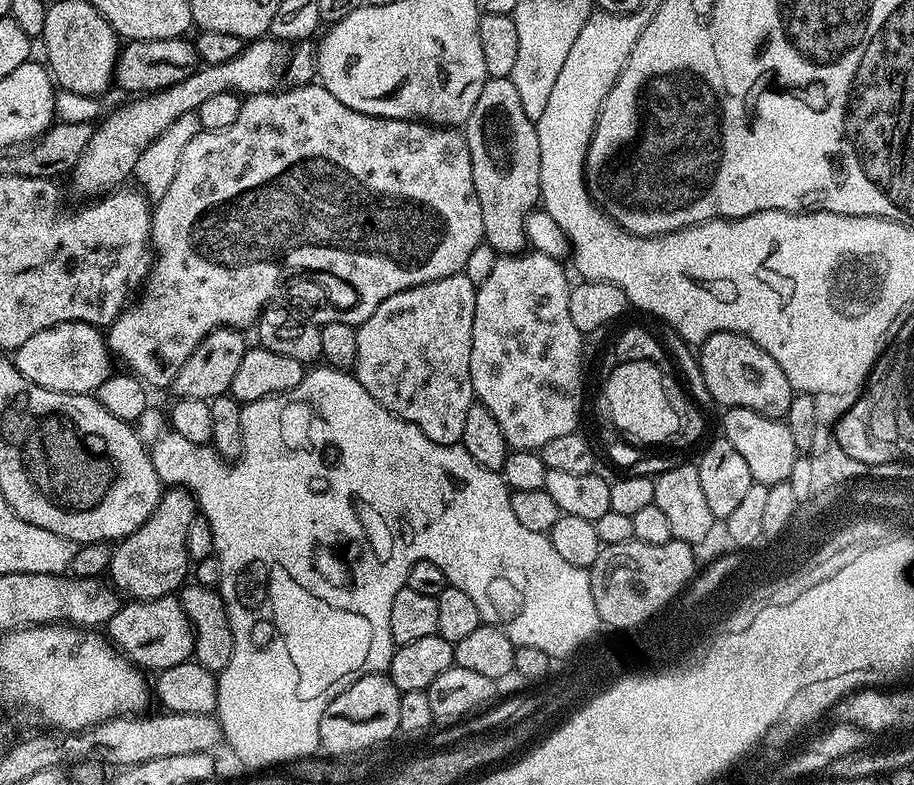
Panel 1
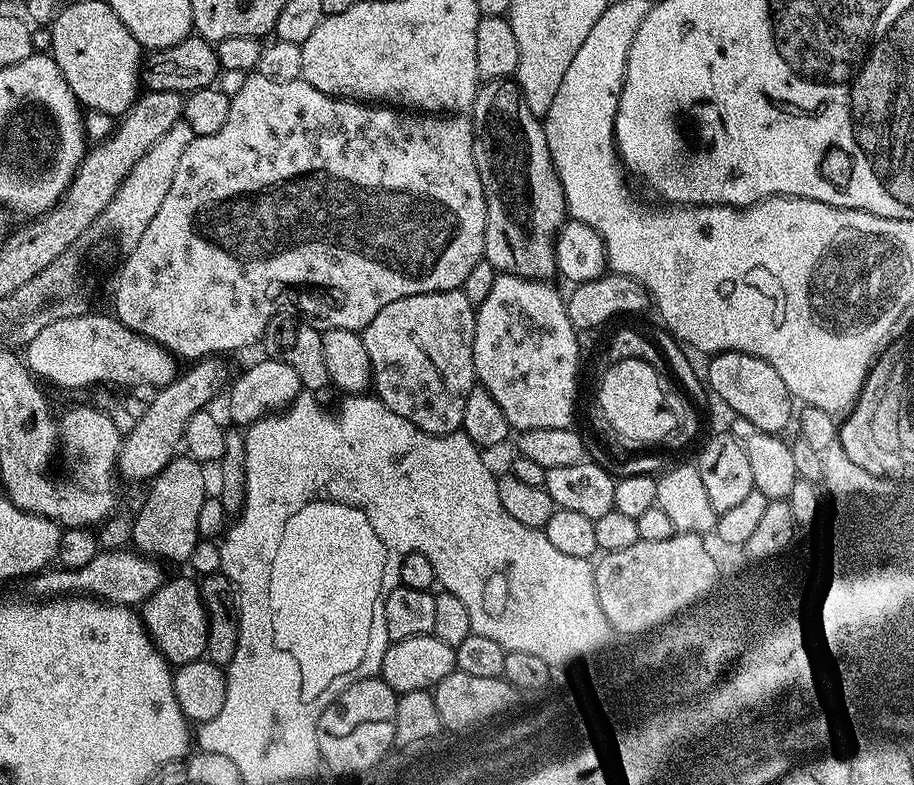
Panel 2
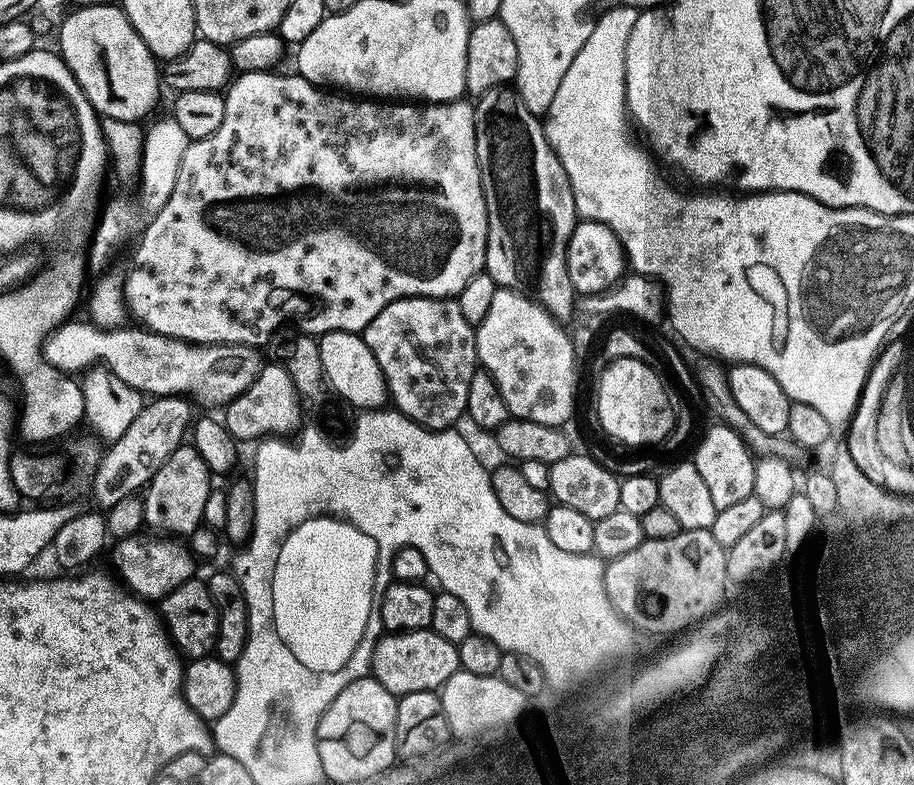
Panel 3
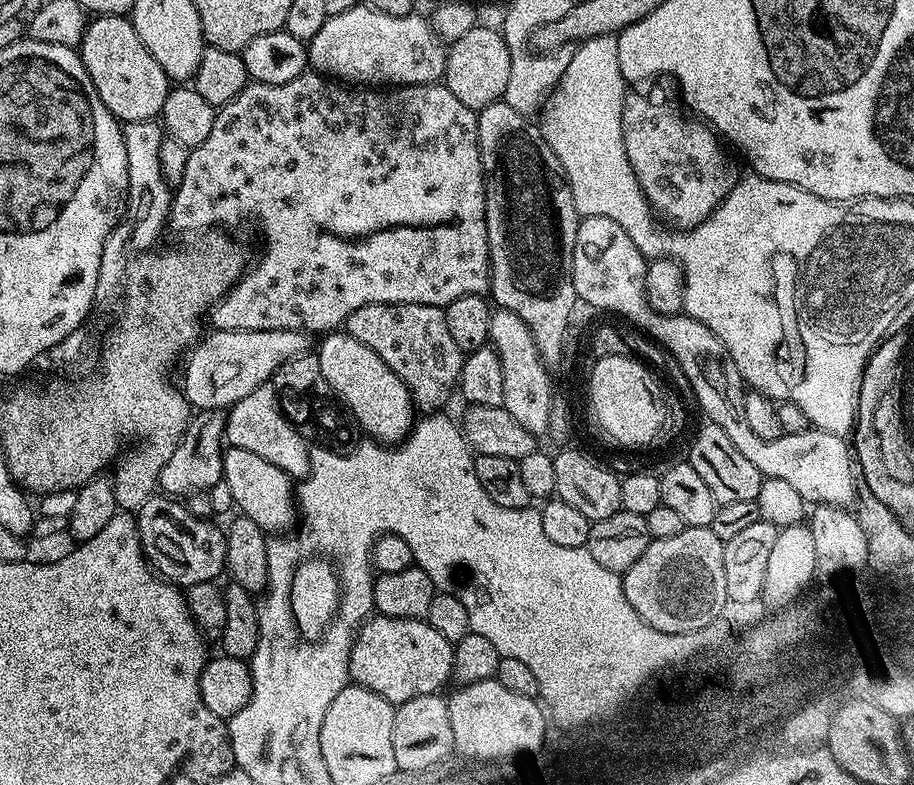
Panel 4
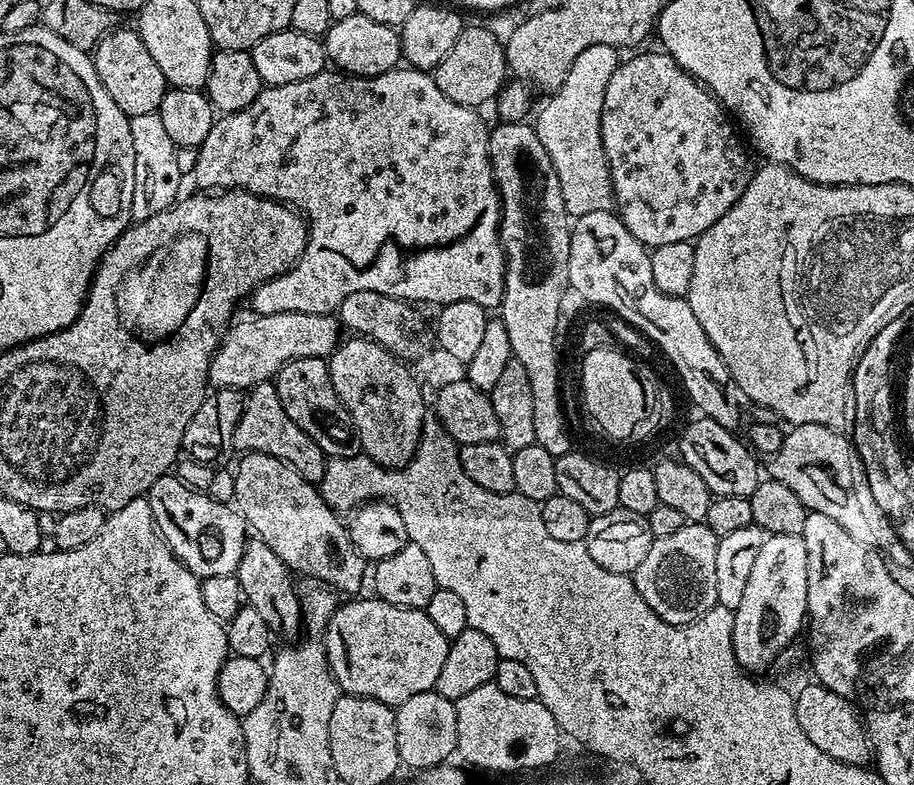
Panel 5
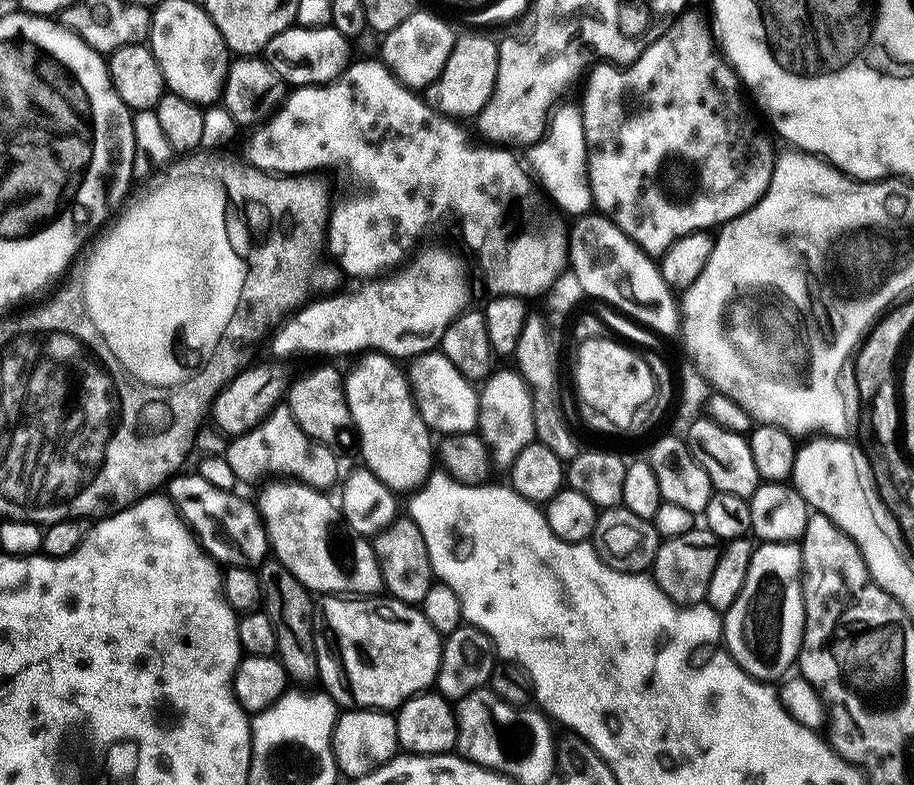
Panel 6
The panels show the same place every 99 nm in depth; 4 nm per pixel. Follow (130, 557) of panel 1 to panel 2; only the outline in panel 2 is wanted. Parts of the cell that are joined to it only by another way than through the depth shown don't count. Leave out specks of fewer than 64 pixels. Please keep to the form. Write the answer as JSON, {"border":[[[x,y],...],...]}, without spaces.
{"border":[[[180,454],[151,481],[152,493],[145,498],[140,513],[131,521],[130,544],[137,553],[160,562],[169,560],[172,564],[191,561],[194,546],[198,543],[198,514],[208,498],[204,490],[204,476],[200,472],[203,472],[201,465]]]}

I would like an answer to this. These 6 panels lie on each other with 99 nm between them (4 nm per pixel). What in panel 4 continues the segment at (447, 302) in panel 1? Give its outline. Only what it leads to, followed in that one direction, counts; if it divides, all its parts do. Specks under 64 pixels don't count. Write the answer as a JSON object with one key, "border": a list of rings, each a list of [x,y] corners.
{"border":[[[367,304],[348,316],[346,331],[349,336],[358,338],[358,342],[370,346],[370,350],[374,350],[374,354],[378,354],[378,358],[382,358],[382,362],[386,362],[386,366],[390,366],[390,370],[394,370],[398,378],[402,378],[417,409],[443,409],[440,407],[457,387],[465,357],[458,342],[454,342],[454,337],[450,334],[443,307],[435,304]]]}

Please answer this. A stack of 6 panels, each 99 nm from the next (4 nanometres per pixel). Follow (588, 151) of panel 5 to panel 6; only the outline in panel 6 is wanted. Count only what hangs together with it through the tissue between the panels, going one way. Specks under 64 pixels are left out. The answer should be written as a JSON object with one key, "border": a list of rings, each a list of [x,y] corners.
{"border":[[[561,103],[559,107],[557,107],[555,111],[551,113],[550,119],[548,121],[548,131],[544,133],[544,136],[541,138],[540,141],[538,141],[538,143],[531,145],[531,147],[527,149],[527,152],[528,152],[528,160],[530,163],[532,163],[533,169],[531,168],[531,171],[534,173],[534,176],[535,176],[534,171],[536,171],[536,176],[538,179],[540,179],[541,184],[541,185],[539,184],[539,187],[541,189],[546,188],[544,190],[546,191],[546,195],[549,201],[551,201],[551,203],[555,205],[555,207],[559,209],[561,213],[567,214],[569,217],[575,218],[578,216],[585,215],[585,213],[587,213],[589,209],[593,207],[592,187],[588,184],[588,144],[586,143],[586,141],[584,141],[584,118],[581,109],[577,107],[577,105],[575,108],[575,106],[572,104],[564,104],[564,105],[563,104],[564,103]]]}

